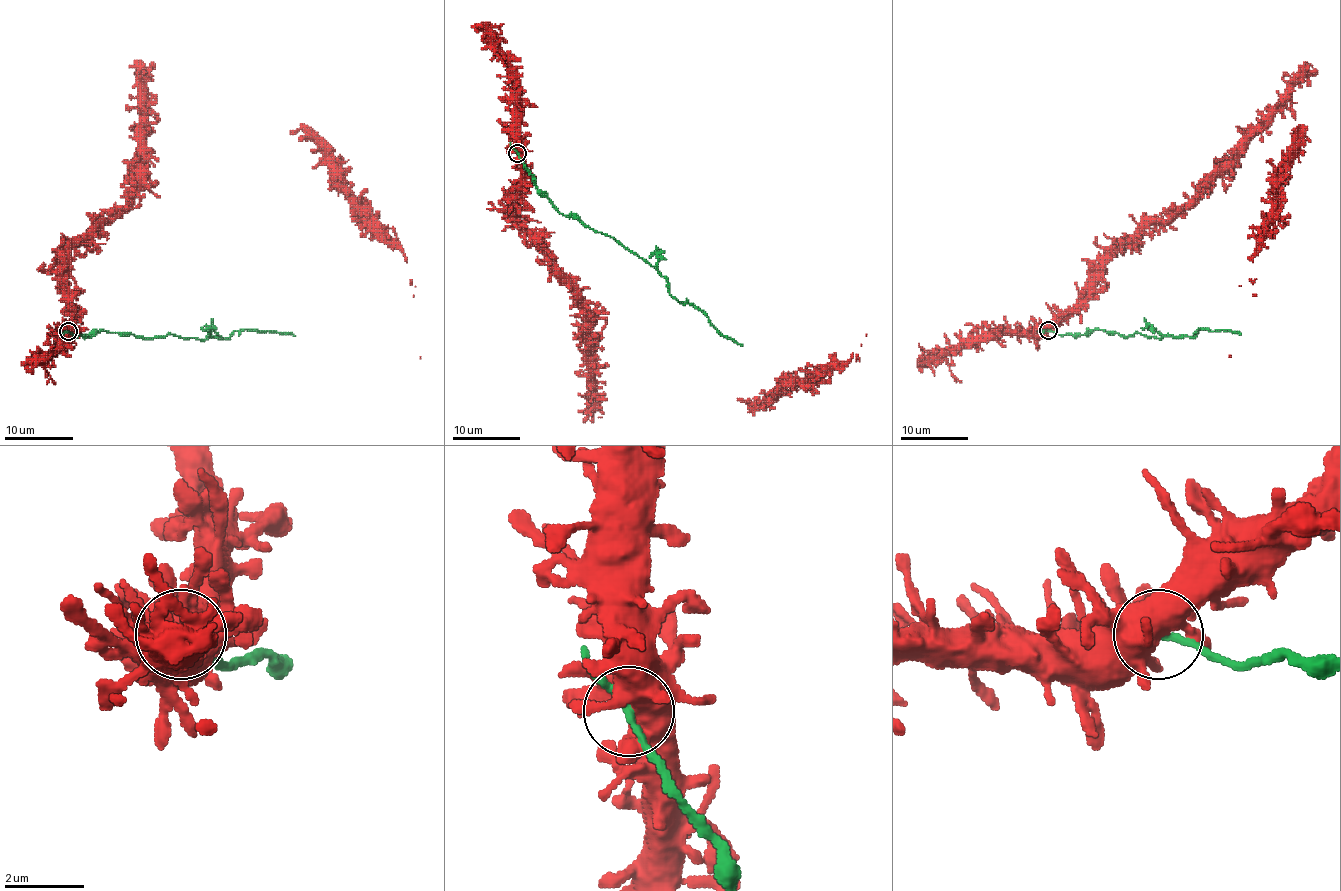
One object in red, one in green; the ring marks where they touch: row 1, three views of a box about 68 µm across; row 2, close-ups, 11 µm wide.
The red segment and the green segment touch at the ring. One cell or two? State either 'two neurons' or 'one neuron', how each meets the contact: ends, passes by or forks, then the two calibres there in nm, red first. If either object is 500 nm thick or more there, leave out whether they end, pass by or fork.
two neurons; red forks there; green passes by; 480 nm thick on the red side, 180 nm on the other

